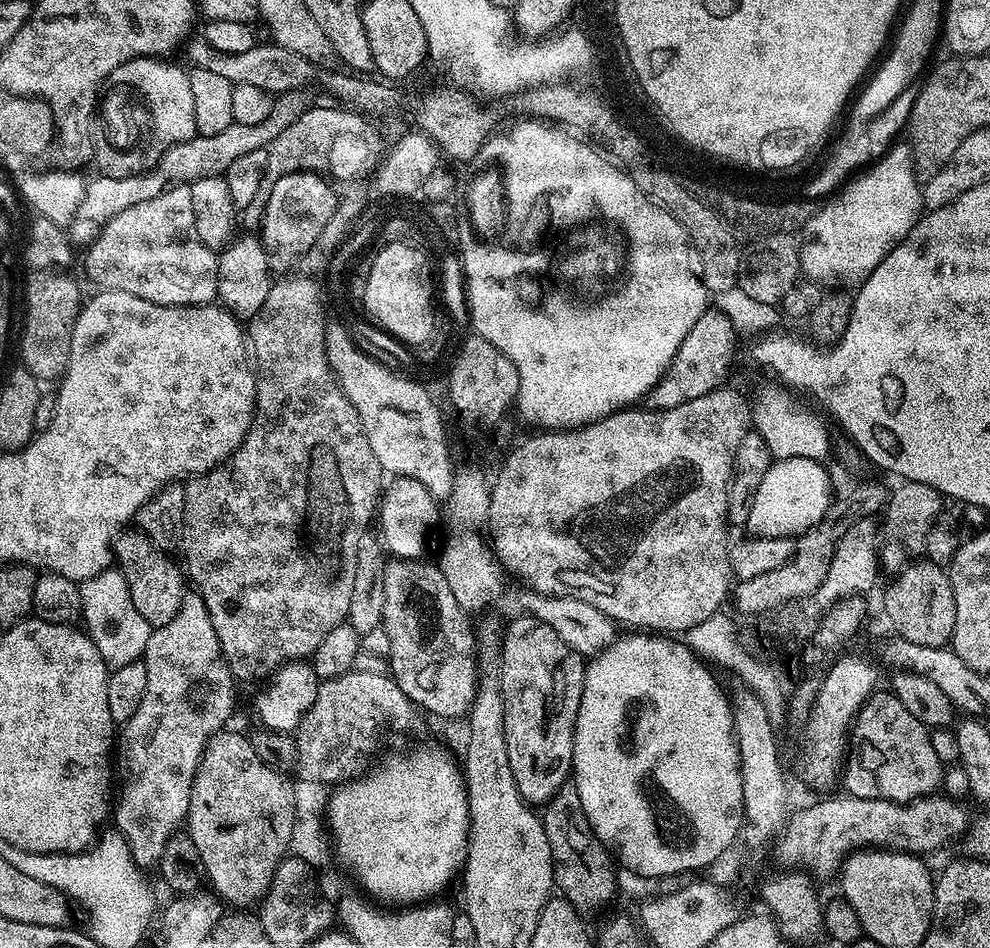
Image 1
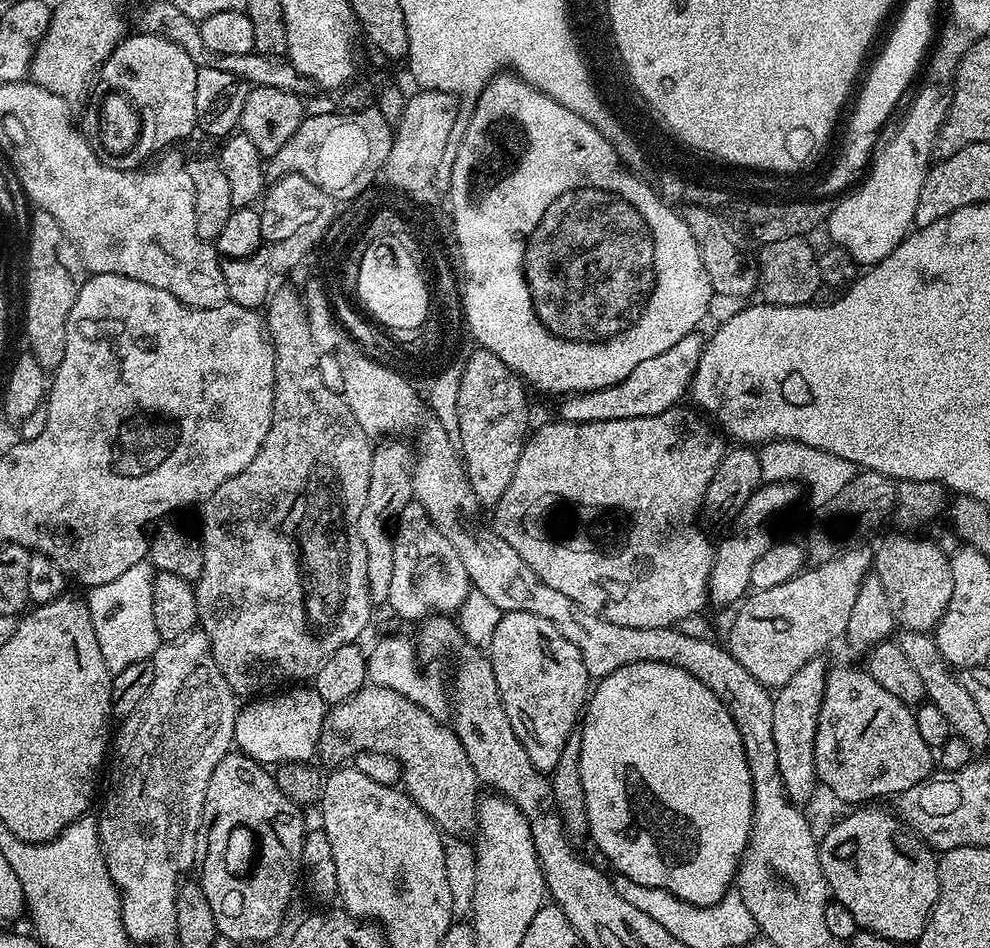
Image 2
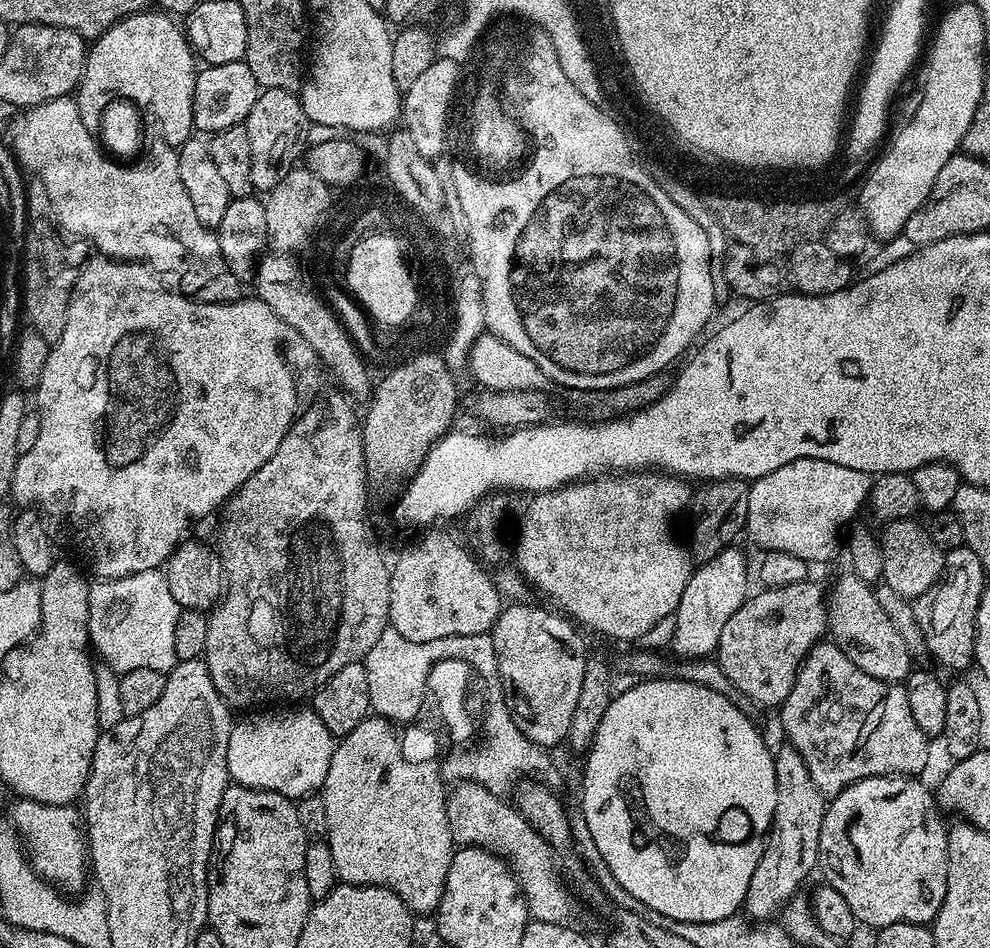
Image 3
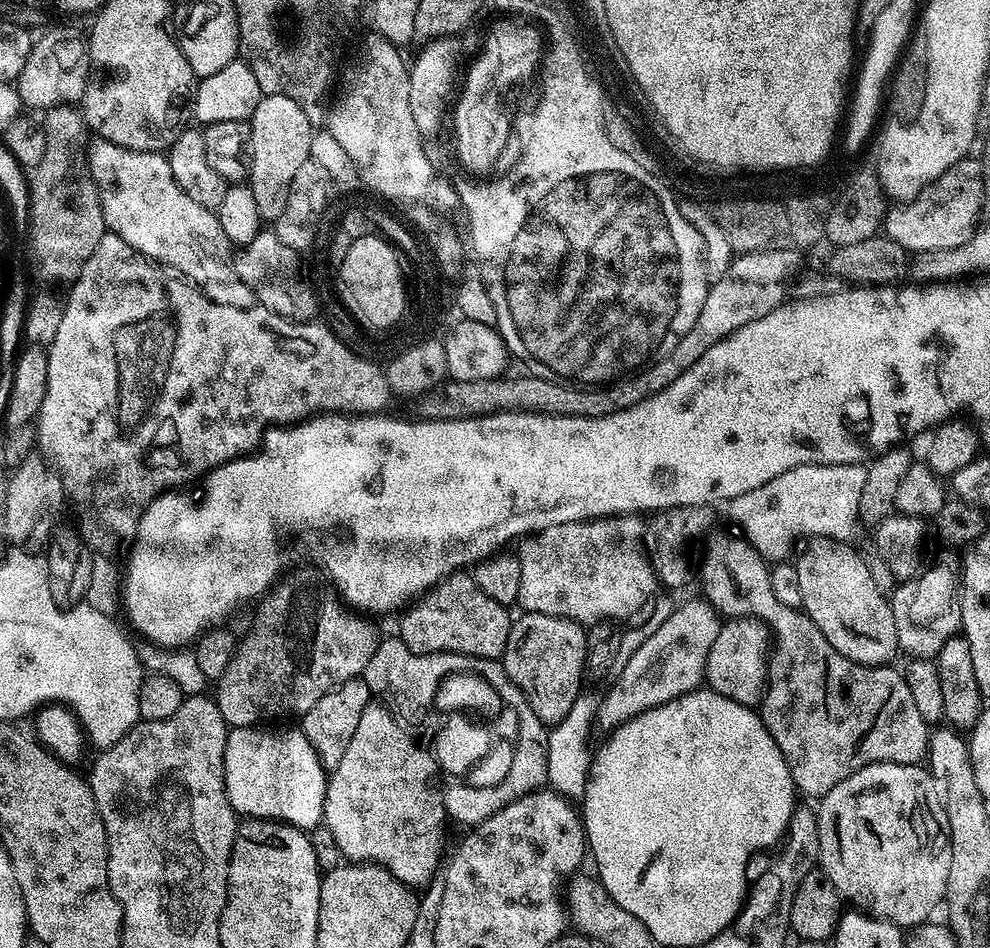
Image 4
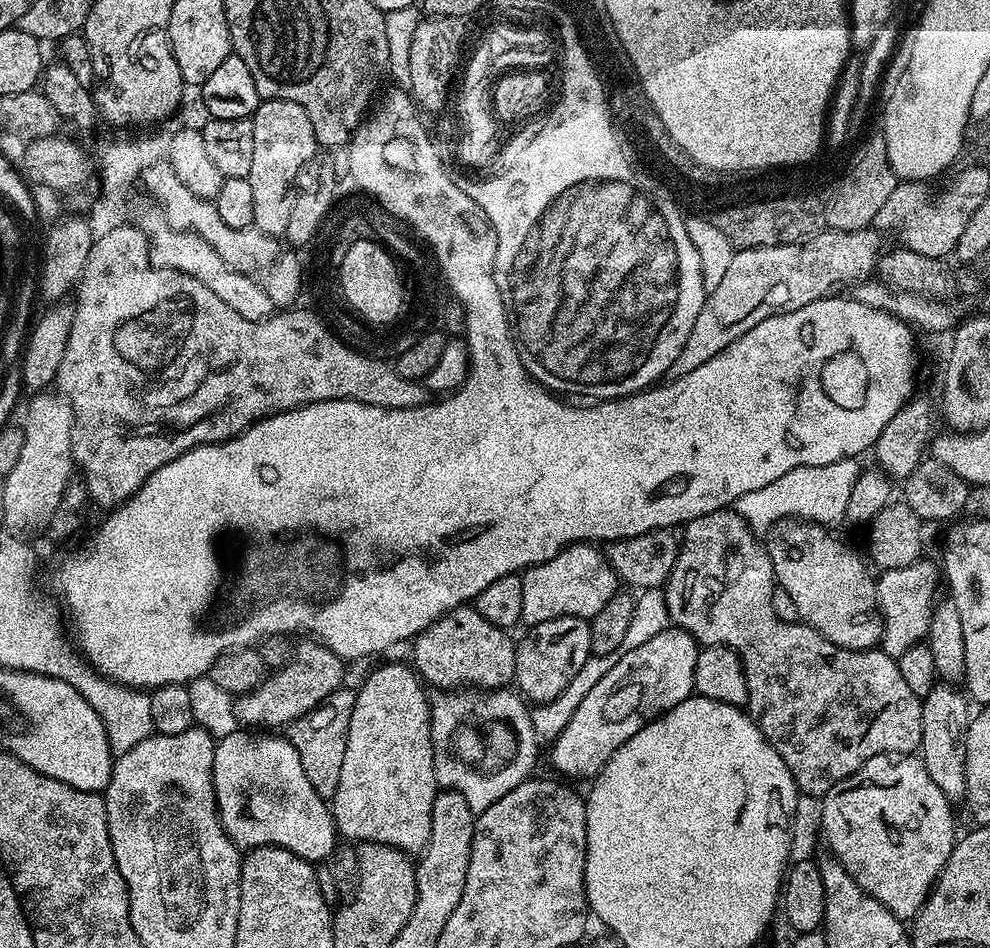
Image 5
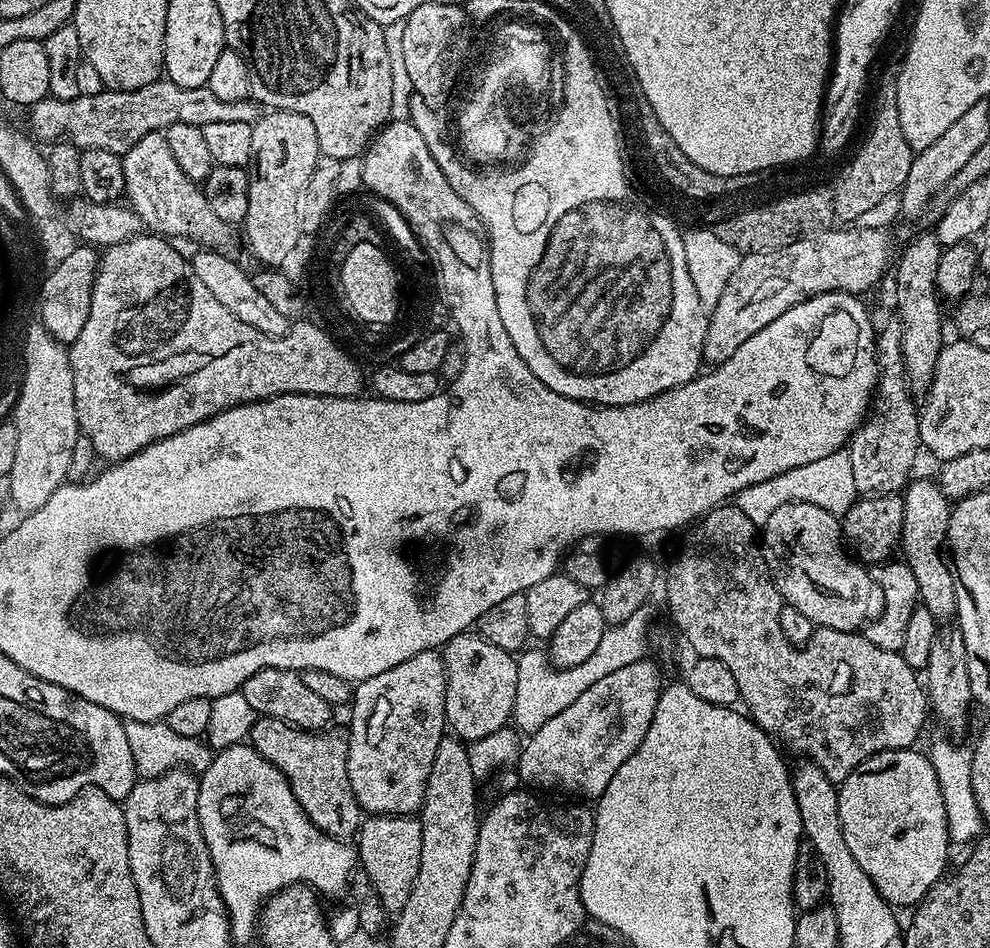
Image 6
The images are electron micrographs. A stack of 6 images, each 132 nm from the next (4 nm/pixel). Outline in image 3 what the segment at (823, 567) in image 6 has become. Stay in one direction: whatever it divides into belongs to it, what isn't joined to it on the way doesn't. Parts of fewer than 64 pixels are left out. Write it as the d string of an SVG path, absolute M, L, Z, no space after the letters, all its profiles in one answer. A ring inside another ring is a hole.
M856 575L840 576L832 592L830 588L828 632L834 643L844 649L850 662L854 662L854 666L874 678L895 684L907 680L914 671L914 653L907 648L898 630L894 628L894 623L879 606L873 587Z

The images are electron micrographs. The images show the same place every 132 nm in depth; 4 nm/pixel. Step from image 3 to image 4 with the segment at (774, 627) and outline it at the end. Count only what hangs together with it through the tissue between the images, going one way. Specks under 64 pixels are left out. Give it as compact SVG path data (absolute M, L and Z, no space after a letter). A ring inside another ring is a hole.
M738 616L729 619L721 623L718 638L714 638L714 646L710 646L710 658L706 658L704 678L707 687L740 704L759 705L764 698L769 659L768 625L754 616Z

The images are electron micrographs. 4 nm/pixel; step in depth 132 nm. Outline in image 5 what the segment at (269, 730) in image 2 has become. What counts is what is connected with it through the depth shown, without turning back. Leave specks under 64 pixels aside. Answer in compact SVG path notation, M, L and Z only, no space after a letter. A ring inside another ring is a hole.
M237 730L217 739L212 781L216 795L216 815L237 848L255 850L269 844L290 850L309 862L327 861L336 852L338 833L332 820L331 807L316 793L314 786L310 786L306 770L302 770L302 758L298 758L298 750L294 750L294 746L283 735Z

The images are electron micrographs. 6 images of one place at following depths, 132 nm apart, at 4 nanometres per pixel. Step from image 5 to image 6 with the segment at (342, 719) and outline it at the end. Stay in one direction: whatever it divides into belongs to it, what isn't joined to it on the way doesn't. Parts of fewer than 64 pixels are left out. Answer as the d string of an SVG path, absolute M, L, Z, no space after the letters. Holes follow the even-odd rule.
M257 716L247 739L262 758L270 761L288 779L288 785L310 822L328 836L348 842L360 831L362 809L348 777L347 735L340 733L339 736L332 731L306 732L278 718Z

